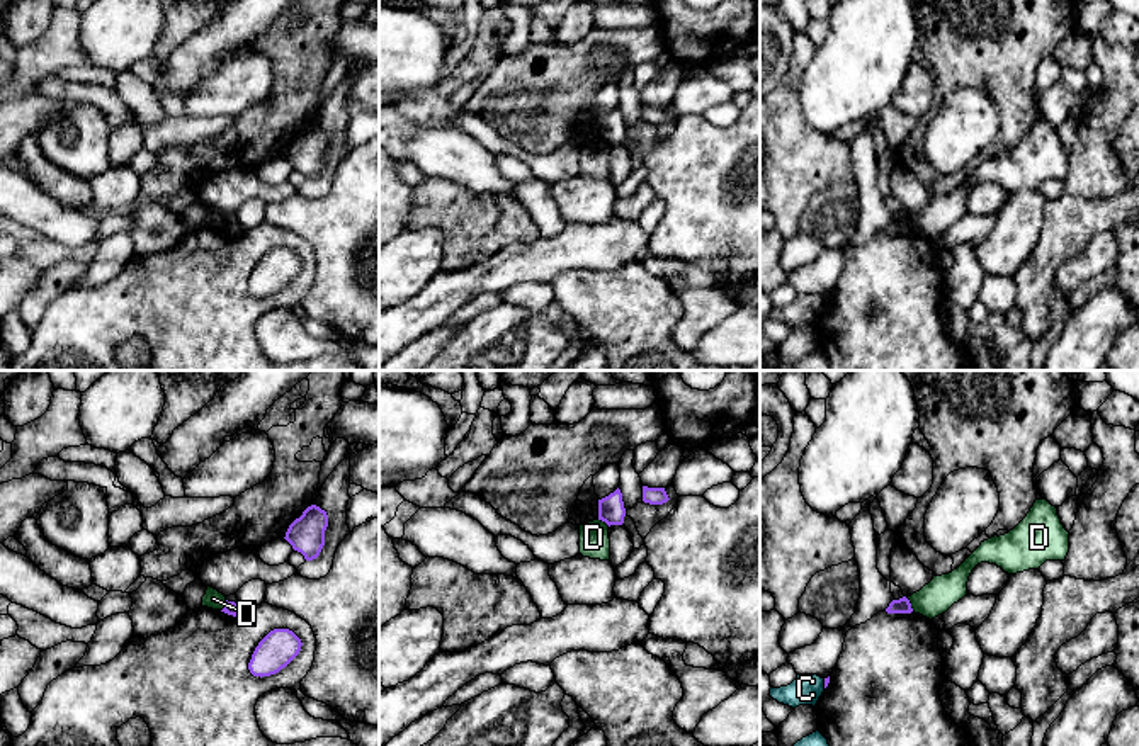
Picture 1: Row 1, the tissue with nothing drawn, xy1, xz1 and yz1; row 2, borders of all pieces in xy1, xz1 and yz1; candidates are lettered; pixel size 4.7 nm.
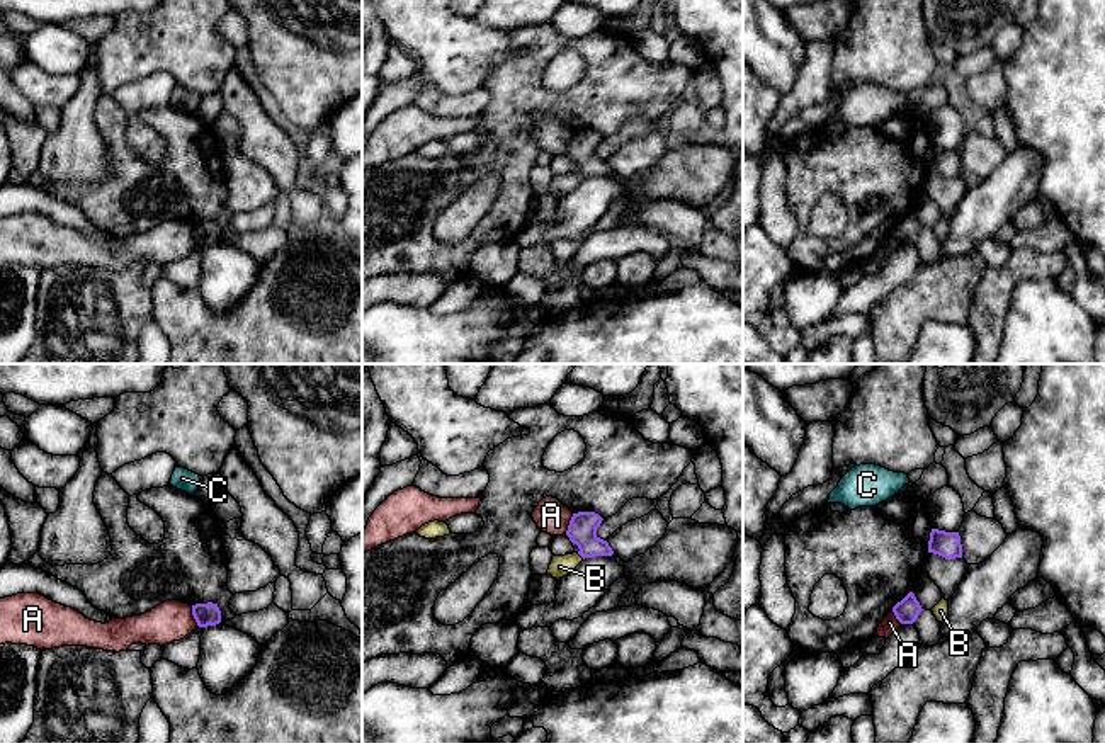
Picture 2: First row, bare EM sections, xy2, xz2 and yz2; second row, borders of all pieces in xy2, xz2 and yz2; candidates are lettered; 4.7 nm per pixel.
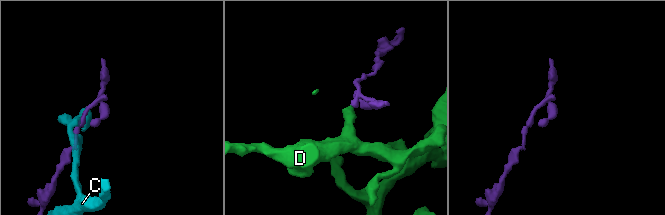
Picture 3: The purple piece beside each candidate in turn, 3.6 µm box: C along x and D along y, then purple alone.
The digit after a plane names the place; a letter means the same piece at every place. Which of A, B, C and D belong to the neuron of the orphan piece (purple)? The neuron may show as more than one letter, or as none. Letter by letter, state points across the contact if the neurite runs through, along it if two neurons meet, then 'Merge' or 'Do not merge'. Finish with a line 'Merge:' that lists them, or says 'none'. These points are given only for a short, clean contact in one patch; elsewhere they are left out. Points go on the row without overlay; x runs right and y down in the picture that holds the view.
A: Boundary: xz2 (573, 133), (565, 152). Do not merge
B: Path across: xz2 (582, 150), (580, 174), (560, 186). Merge
C: Boundary: yz1 (823, 298), (825, 306). Do not merge
D: Boundary: yz1 (906, 218), (913, 230). Do not merge
Merge: B

